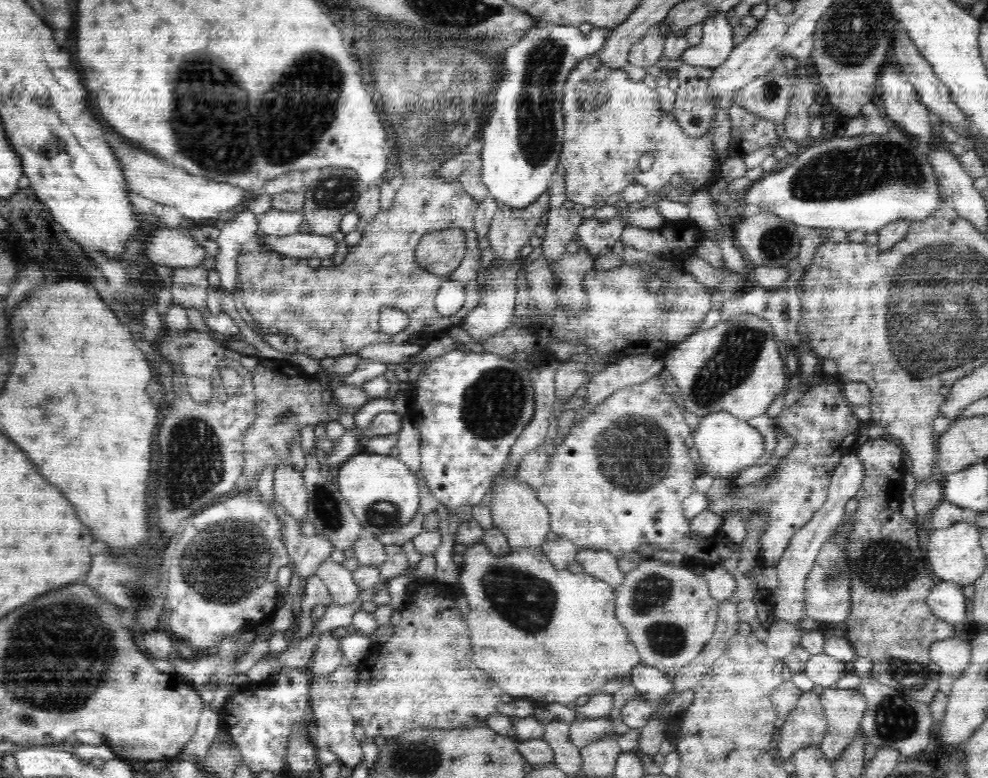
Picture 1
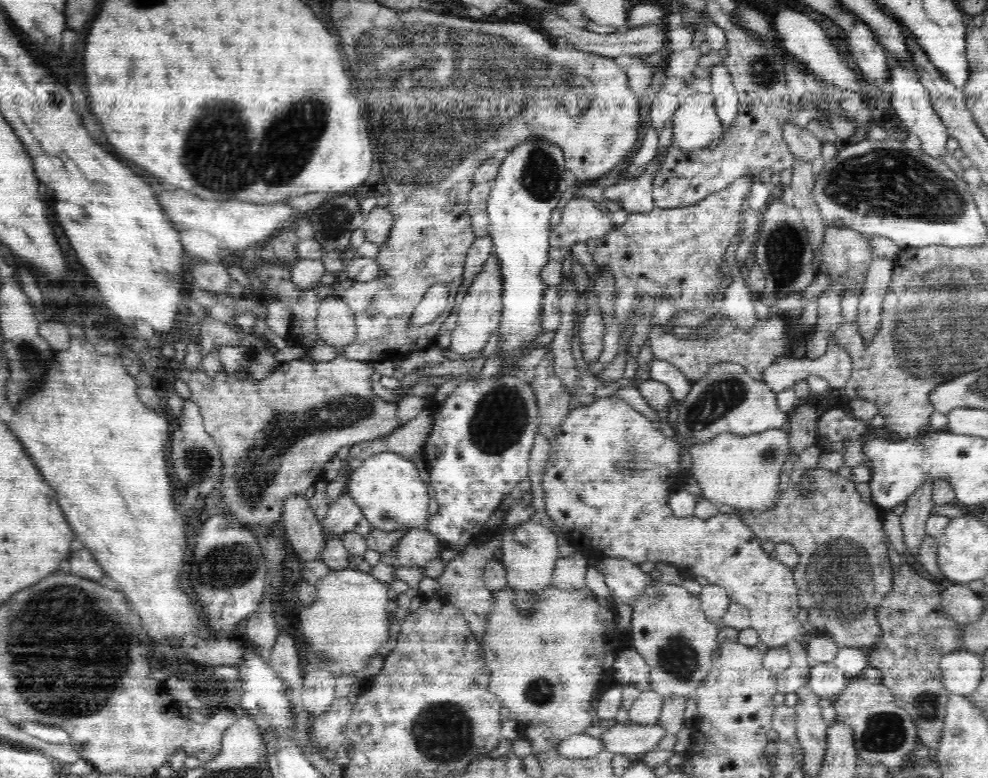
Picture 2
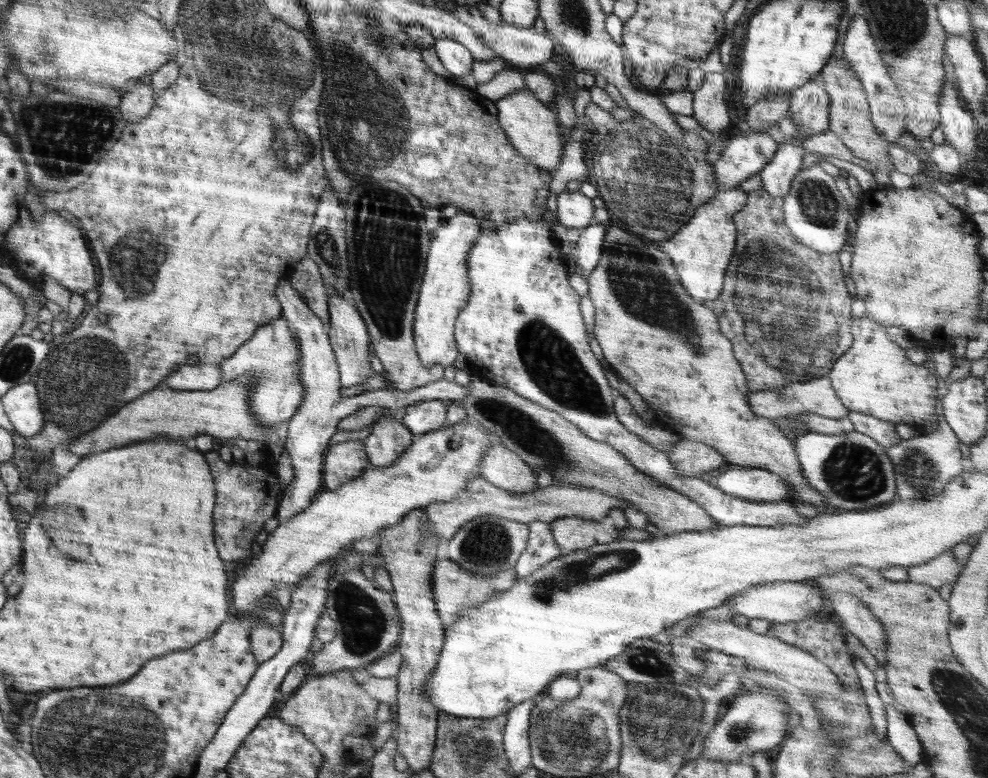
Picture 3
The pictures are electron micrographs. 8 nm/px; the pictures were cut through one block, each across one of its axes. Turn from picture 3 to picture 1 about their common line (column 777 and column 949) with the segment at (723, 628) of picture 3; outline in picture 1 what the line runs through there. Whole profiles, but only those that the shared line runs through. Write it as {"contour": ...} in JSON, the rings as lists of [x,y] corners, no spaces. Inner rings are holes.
{"contour":[[[961,637],[937,640],[930,646],[930,657],[934,665],[940,667],[940,672],[957,679],[970,664],[971,644]]]}

